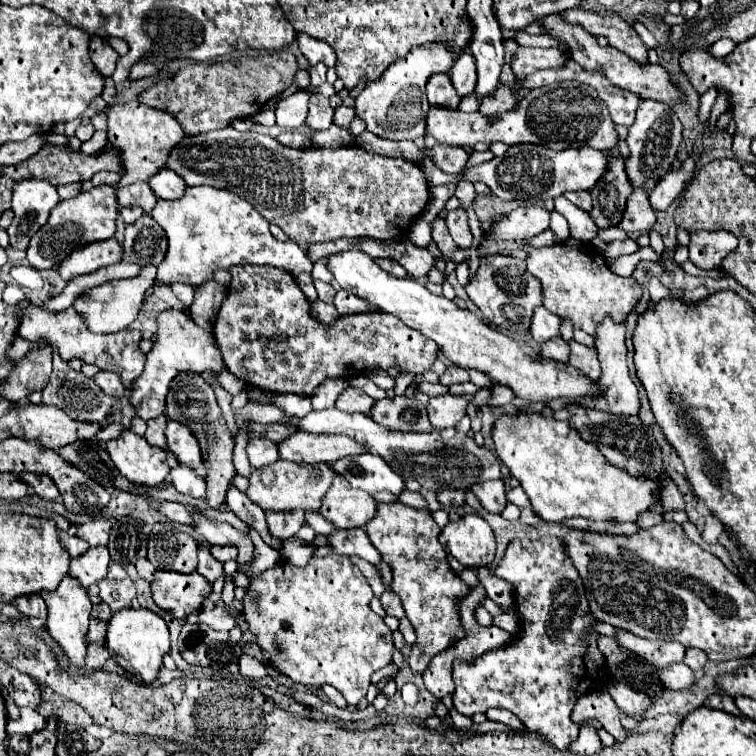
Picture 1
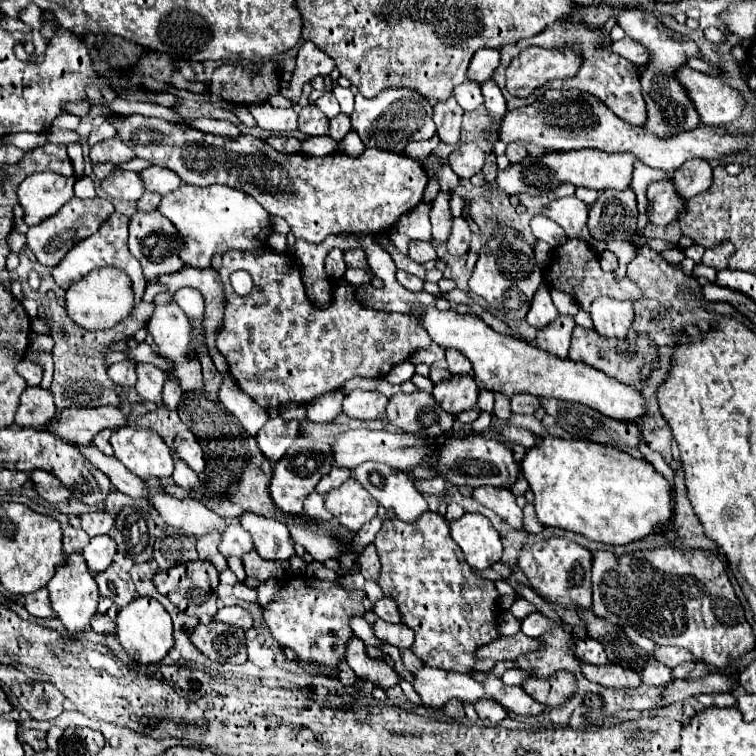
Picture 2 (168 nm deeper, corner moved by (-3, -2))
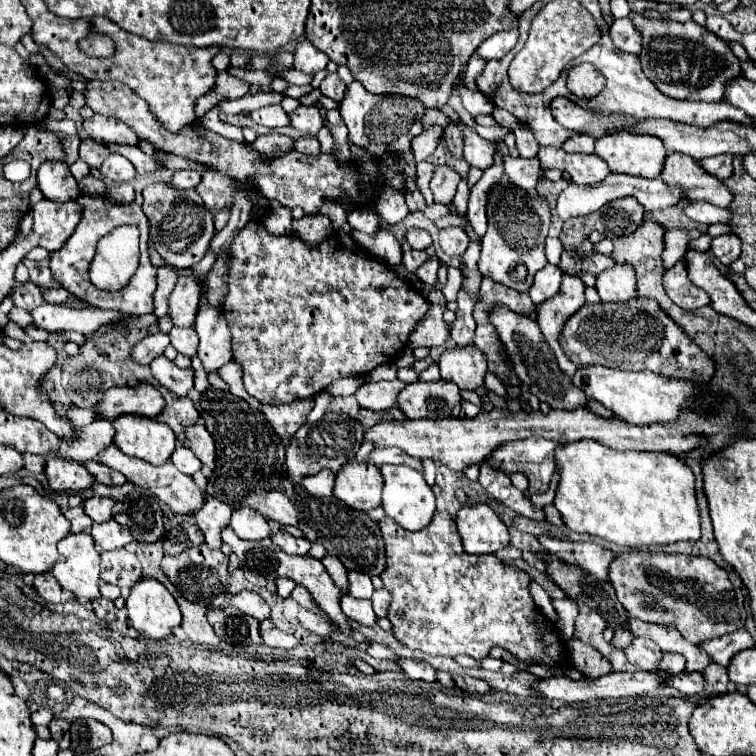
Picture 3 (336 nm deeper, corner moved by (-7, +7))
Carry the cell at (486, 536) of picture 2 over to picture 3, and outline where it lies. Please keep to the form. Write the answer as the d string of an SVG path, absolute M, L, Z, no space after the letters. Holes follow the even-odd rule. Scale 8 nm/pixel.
M487 504L463 506L455 522L467 554L495 554L509 544L507 526Z

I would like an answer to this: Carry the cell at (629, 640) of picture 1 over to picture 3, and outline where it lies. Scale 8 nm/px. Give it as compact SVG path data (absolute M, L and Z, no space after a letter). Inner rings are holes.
M745 628L733 632L733 634L727 634L727 636L721 636L721 638L715 638L715 640L709 640L709 642L703 642L701 644L701 650L719 666L729 666L733 654L741 652L741 650L747 650L747 648L753 648L755 642L753 638L749 636L749 632Z

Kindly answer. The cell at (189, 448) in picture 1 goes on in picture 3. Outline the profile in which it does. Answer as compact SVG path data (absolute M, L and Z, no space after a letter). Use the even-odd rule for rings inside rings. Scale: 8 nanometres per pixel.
M193 424L185 430L187 436L187 446L191 452L209 468L215 466L215 444L211 434L205 430L203 424Z

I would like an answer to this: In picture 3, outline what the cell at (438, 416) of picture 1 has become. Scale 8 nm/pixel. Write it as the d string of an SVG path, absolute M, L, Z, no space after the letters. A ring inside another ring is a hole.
M477 346L453 348L441 354L439 358L441 378L455 382L461 390L477 390L485 382L487 360Z

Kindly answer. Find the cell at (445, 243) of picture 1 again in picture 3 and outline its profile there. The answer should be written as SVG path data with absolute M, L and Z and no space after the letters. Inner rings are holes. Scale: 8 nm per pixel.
M437 166L435 174L431 178L431 192L435 196L435 202L439 204L449 204L455 196L457 184L461 182L461 176L453 172L449 166Z

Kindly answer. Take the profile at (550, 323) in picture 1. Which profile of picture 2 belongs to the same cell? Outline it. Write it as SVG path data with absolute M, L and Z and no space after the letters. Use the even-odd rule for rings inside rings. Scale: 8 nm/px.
M541 283L539 291L535 293L533 301L531 301L531 307L529 307L529 313L527 313L527 321L539 329L539 327L545 327L547 323L551 323L551 319L555 319L555 315L559 315L559 311L555 309L553 301L551 301L551 295L549 295L549 287L545 283Z

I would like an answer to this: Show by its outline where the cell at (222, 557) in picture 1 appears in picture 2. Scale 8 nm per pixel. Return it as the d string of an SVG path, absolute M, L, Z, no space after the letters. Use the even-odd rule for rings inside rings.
M229 523L227 529L223 531L223 539L219 543L219 551L225 557L243 557L245 553L249 553L253 549L251 543L251 535L247 535L247 531L241 527L241 523Z

